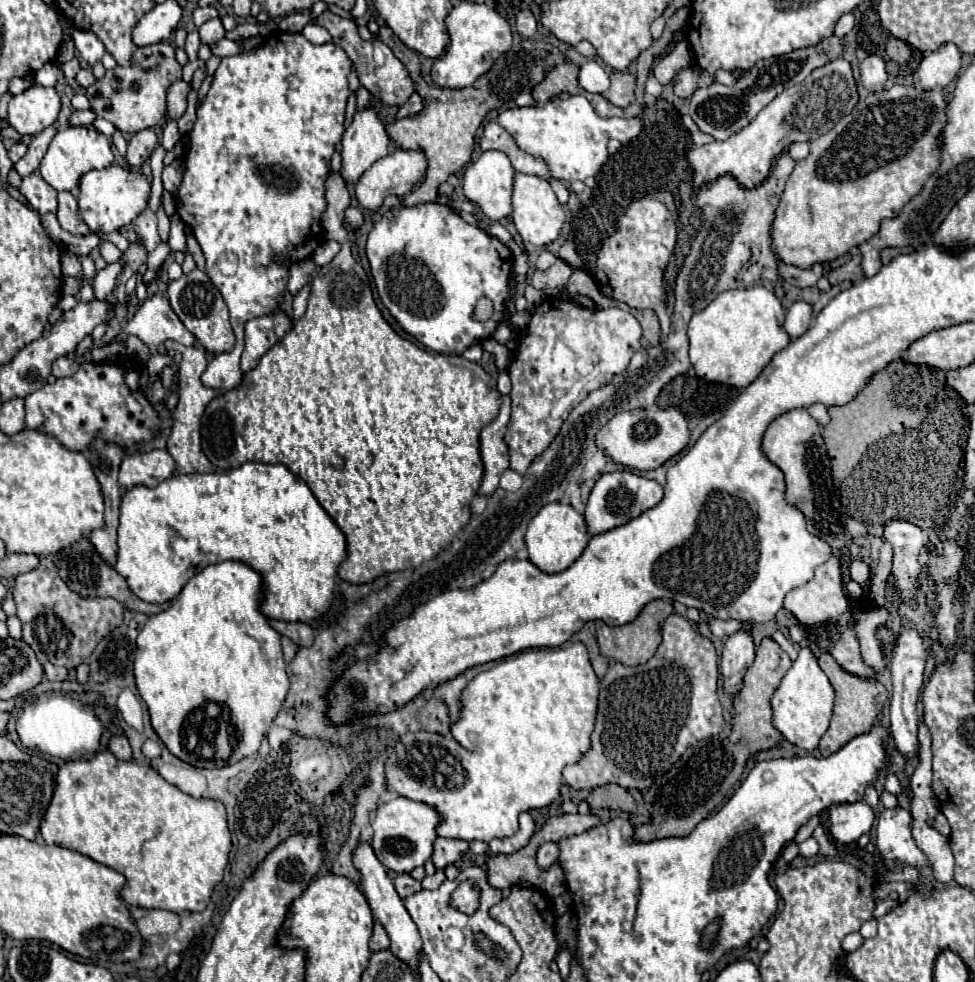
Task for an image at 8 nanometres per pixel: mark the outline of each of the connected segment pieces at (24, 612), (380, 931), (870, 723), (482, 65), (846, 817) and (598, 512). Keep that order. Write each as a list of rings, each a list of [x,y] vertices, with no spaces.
[[[42,559],[40,565],[14,579],[14,603],[16,615],[22,621],[22,639],[32,647],[40,663],[54,663],[74,669],[86,659],[98,645],[100,637],[108,635],[122,623],[124,607],[118,601],[106,599],[82,599],[72,593],[56,573],[56,565],[50,559]]]
[[[374,921],[374,931],[370,937],[370,951],[380,951],[380,949],[388,949],[388,947],[390,947],[388,933],[380,925],[380,921]]]
[[[822,653],[818,657],[818,663],[820,663],[820,669],[826,673],[826,677],[830,679],[830,683],[834,687],[834,693],[836,693],[834,713],[832,713],[832,719],[830,719],[828,733],[824,733],[824,737],[820,739],[820,745],[818,745],[820,755],[828,757],[828,755],[836,753],[838,749],[842,749],[854,737],[858,737],[862,733],[868,733],[874,727],[874,723],[878,721],[878,715],[882,713],[882,705],[888,699],[888,691],[878,681],[864,681],[856,675],[850,675],[846,671],[842,671],[840,665],[832,659],[830,653]]]
[[[460,1],[446,17],[446,29],[452,43],[446,55],[434,63],[432,79],[440,87],[450,87],[450,89],[472,85],[480,75],[484,75],[496,63],[500,55],[510,51],[514,39],[510,23],[494,7],[474,1]]]
[[[866,801],[838,803],[828,809],[830,813],[830,833],[840,843],[858,841],[870,831],[874,821],[874,811]]]
[[[614,471],[614,473],[602,475],[596,481],[596,485],[588,497],[588,503],[586,503],[584,519],[588,525],[588,533],[600,535],[600,533],[606,533],[614,527],[628,523],[628,519],[634,519],[634,517],[642,515],[644,511],[652,509],[654,505],[658,505],[662,501],[662,495],[664,495],[664,489],[656,481],[640,477],[632,471]]]

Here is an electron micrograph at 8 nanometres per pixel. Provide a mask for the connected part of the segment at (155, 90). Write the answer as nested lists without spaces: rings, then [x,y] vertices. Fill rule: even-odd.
[[[162,41],[144,49],[136,49],[128,67],[116,65],[114,69],[108,69],[102,79],[86,87],[86,97],[96,117],[110,121],[118,131],[126,135],[134,135],[142,129],[162,123],[162,119],[166,117],[166,89],[180,77],[182,67],[176,61],[172,45]]]

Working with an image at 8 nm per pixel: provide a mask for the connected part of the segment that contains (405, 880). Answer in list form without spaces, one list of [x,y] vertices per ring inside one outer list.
[[[398,875],[396,881],[394,881],[394,885],[396,885],[396,891],[398,891],[398,895],[402,899],[406,899],[406,897],[410,897],[410,895],[414,895],[414,893],[418,893],[422,889],[420,881],[412,879],[410,875]]]

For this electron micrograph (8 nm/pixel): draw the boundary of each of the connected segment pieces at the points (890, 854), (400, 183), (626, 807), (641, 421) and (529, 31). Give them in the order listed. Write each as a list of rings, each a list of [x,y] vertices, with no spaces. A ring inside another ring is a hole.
[[[884,809],[876,827],[876,847],[884,859],[902,861],[906,865],[928,865],[926,855],[916,847],[912,833],[912,815],[902,809]]]
[[[394,149],[390,151],[386,157],[382,157],[380,161],[376,161],[368,171],[364,171],[364,175],[360,177],[360,181],[356,183],[356,201],[362,209],[366,211],[376,211],[382,207],[382,201],[388,195],[396,195],[396,197],[404,197],[408,195],[414,185],[418,181],[422,181],[424,177],[424,169],[426,169],[426,157],[420,151],[402,151],[402,149]]]
[[[608,783],[608,785],[592,789],[592,793],[586,801],[592,809],[620,809],[626,813],[636,811],[634,797],[628,793],[628,789],[624,789],[616,783]]]
[[[670,407],[670,409],[636,409],[636,411],[622,411],[614,415],[604,427],[598,429],[594,445],[606,453],[618,465],[636,471],[652,471],[666,463],[670,457],[678,455],[690,441],[688,421],[686,417]]]
[[[522,11],[516,15],[516,27],[518,27],[518,33],[526,39],[530,39],[534,33],[536,33],[536,19],[530,11]]]

